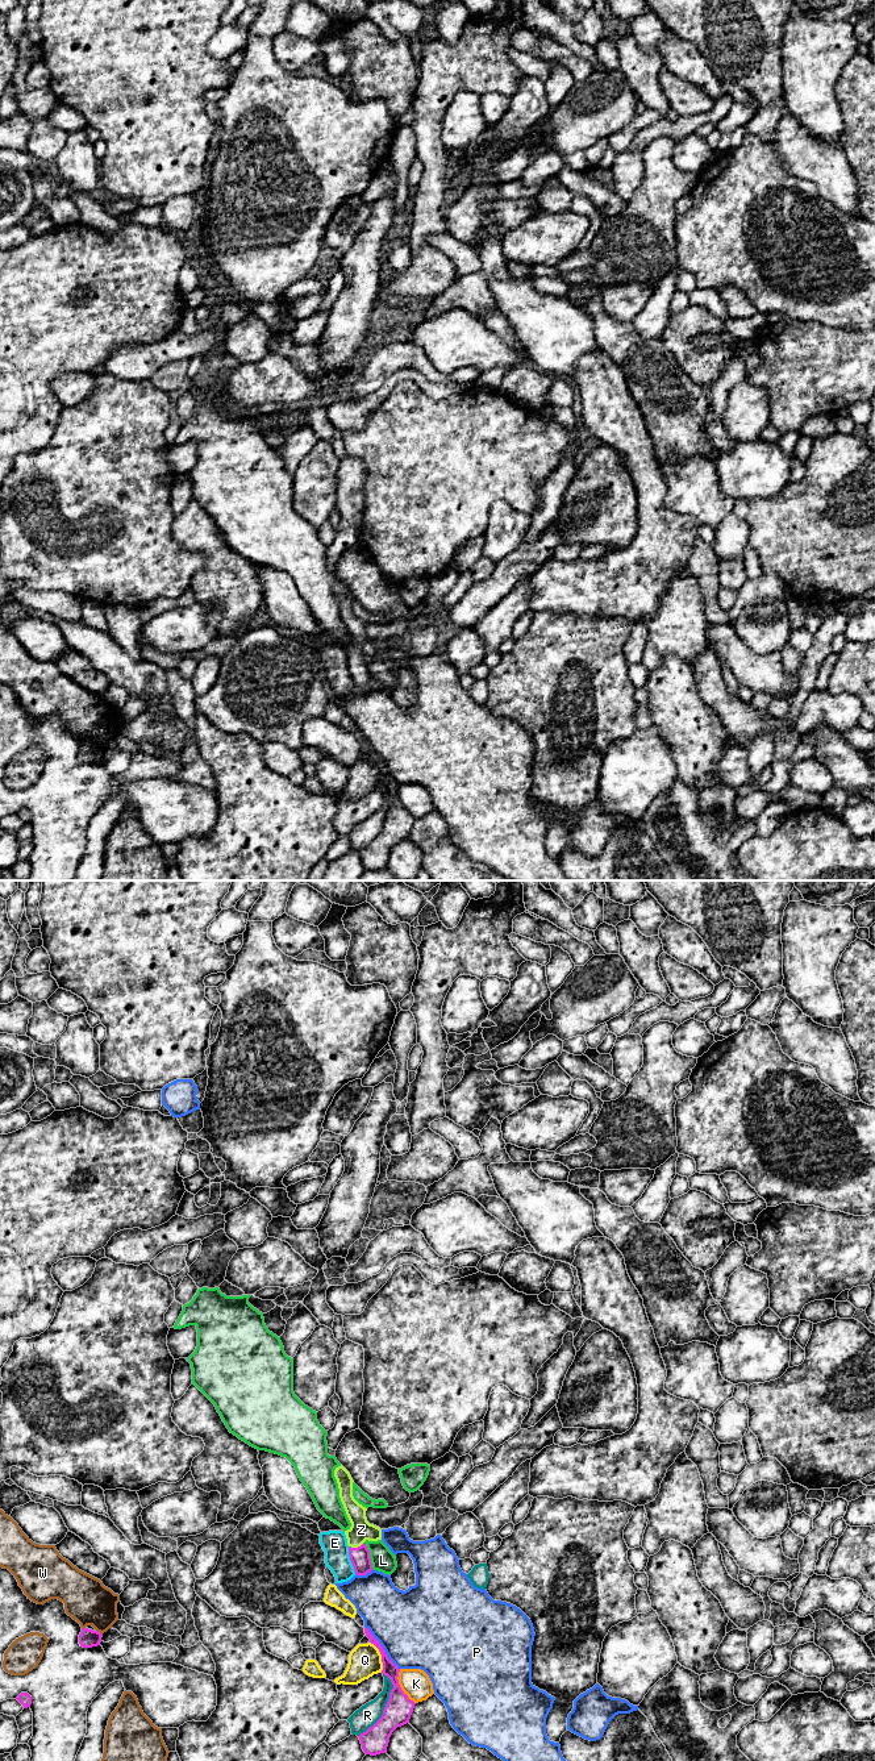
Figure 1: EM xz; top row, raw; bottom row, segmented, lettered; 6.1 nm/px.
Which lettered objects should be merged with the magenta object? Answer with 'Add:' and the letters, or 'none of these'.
Add: Z

